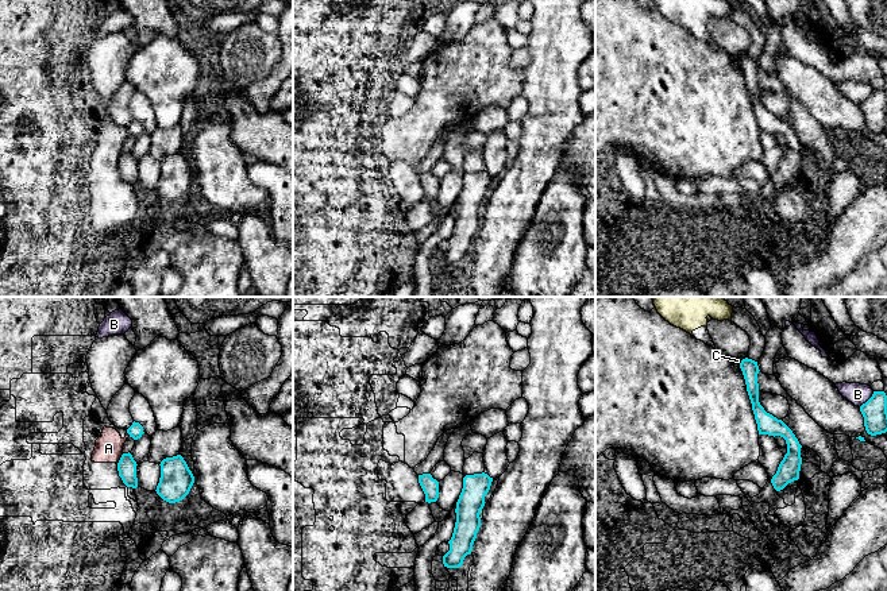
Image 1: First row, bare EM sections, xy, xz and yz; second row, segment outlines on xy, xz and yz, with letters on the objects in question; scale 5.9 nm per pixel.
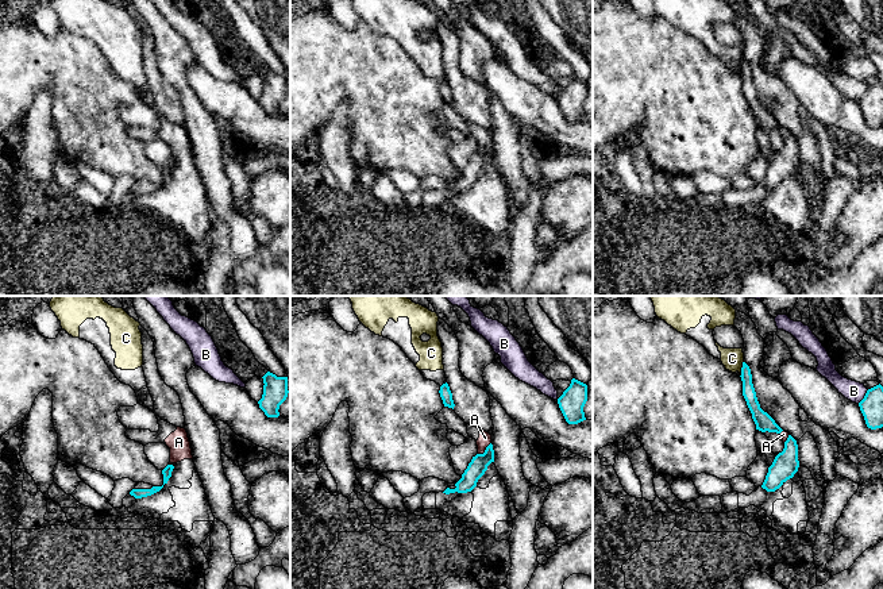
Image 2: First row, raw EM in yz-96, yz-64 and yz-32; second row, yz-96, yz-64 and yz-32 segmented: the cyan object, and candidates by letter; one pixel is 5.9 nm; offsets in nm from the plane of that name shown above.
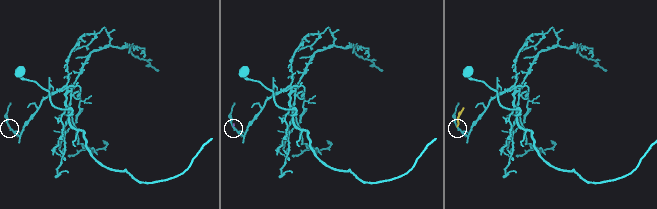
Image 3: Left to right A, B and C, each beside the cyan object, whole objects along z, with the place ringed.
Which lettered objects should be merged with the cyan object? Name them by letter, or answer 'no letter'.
no letter

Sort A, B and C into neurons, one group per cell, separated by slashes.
A C / B

